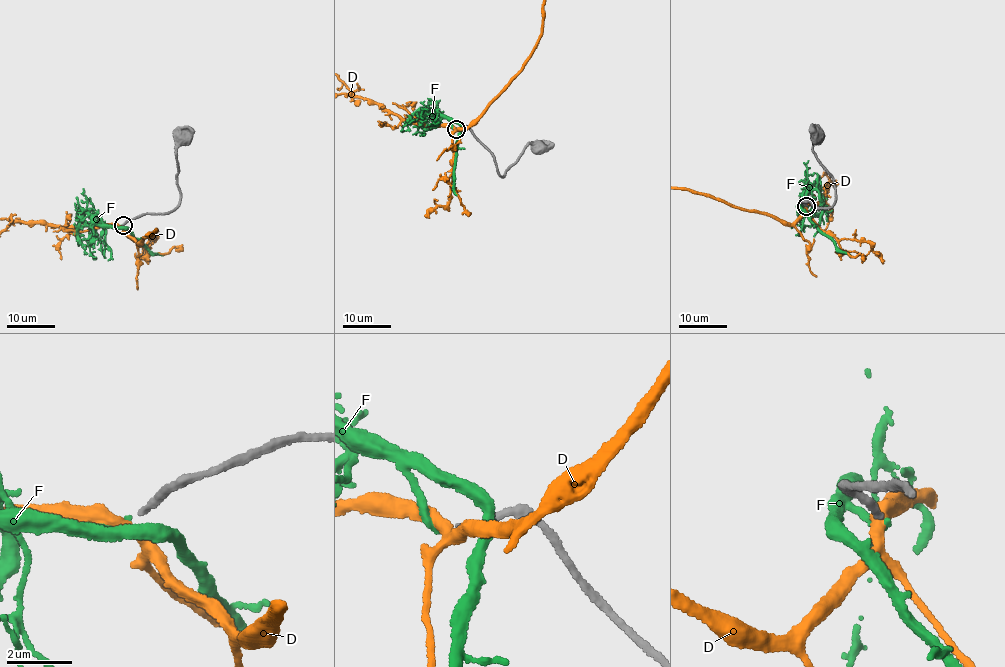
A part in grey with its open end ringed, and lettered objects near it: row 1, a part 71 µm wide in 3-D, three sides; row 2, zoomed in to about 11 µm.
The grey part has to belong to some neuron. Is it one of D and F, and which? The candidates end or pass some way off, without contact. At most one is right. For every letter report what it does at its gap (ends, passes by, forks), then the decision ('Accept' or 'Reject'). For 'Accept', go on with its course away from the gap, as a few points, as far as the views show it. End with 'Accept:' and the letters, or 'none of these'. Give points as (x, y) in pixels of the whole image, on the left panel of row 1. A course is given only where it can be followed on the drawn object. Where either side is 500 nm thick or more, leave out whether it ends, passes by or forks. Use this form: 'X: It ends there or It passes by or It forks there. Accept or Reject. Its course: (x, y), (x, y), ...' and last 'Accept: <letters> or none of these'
D: It passes by. Reject
F: It ends there. Accept. Its course: (120, 225), (115, 227), (126, 229), (139, 243), (163, 255)
Accept: F

